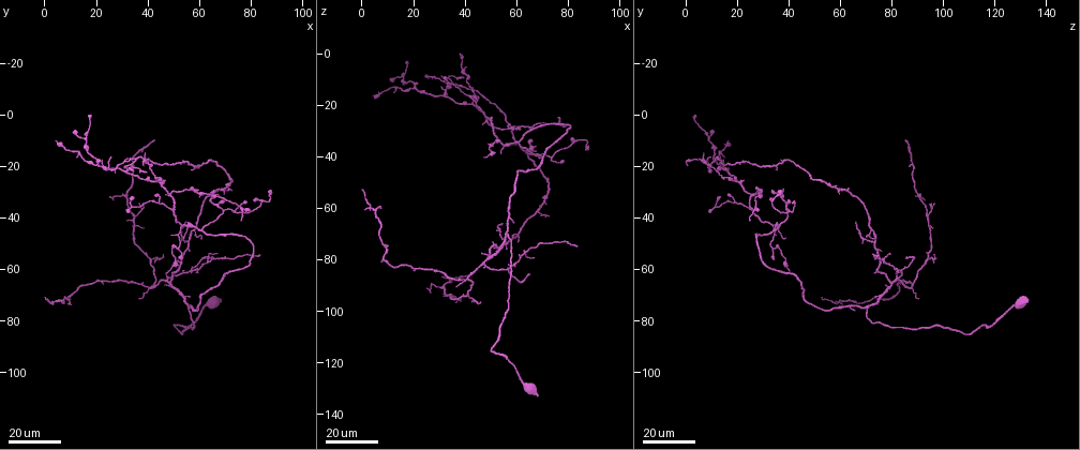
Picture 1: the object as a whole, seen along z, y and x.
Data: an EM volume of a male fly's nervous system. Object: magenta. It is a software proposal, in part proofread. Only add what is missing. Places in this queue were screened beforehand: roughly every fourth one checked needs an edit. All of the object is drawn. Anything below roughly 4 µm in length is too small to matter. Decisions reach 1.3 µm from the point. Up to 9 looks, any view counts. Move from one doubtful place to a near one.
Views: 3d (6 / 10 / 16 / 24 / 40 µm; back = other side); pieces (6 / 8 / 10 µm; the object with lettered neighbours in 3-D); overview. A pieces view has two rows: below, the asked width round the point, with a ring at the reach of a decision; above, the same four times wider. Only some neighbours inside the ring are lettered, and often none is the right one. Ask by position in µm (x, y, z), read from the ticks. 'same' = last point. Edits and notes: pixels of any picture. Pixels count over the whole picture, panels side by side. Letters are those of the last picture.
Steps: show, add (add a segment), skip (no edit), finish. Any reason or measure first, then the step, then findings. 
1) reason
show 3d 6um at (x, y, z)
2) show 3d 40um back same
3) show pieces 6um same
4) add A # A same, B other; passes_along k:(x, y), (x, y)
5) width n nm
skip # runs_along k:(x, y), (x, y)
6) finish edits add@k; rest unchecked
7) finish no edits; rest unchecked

an open end
show 3d 16um at (55, 42, 65)

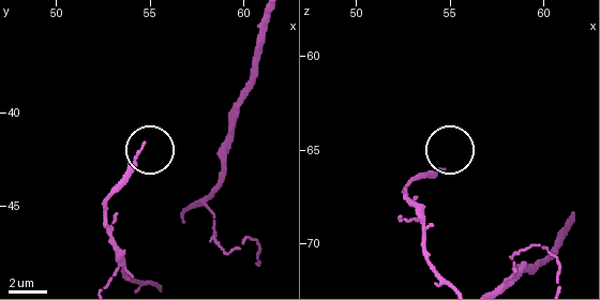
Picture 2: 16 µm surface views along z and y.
show pieces 10um at (54.8, 41.7, 66.1)

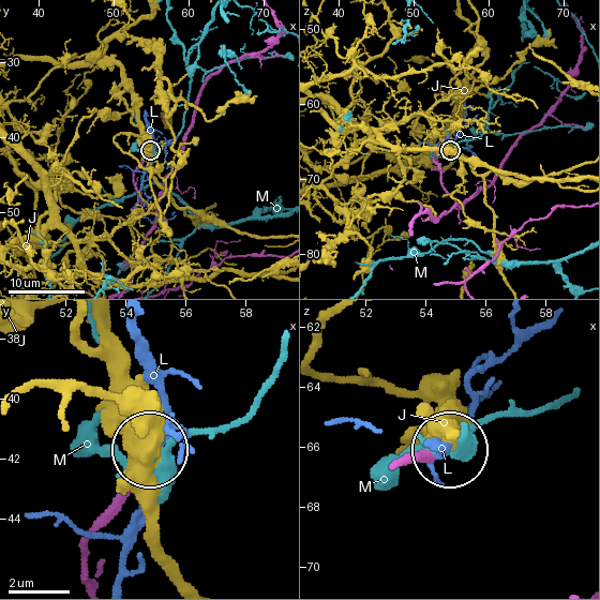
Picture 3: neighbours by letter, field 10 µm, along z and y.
skip # J other, L other, M other; no lettered segment goes on from it

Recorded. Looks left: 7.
an open end
show 3d 24um at (68, 28, 38)

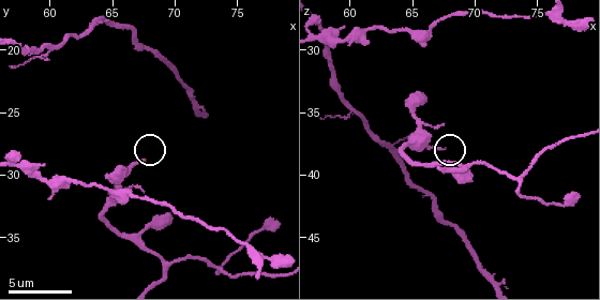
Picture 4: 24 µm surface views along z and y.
show pieces 10um at (67.4, 29.0, 38.0)

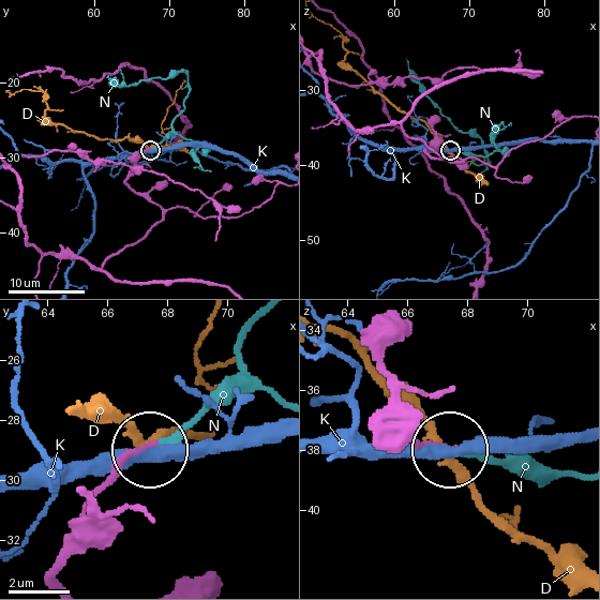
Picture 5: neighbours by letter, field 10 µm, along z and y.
add N # D other, K other, N same; passes_along 5:(383, 438), (466, 446), (521, 469); the neuron continues

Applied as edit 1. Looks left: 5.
show overview

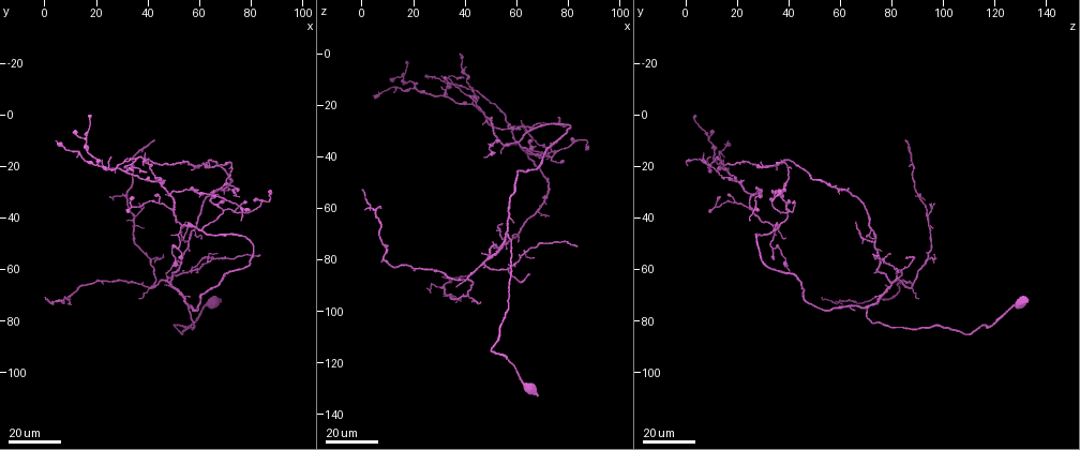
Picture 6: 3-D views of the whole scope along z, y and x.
free end
show 3d 24um at (42, 10, 86)

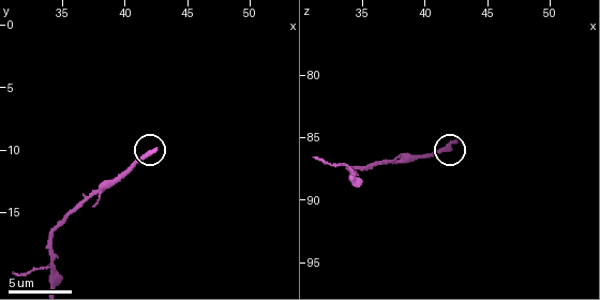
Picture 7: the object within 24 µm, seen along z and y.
show pieces 10um at (42.4, 10.2, 85.4)

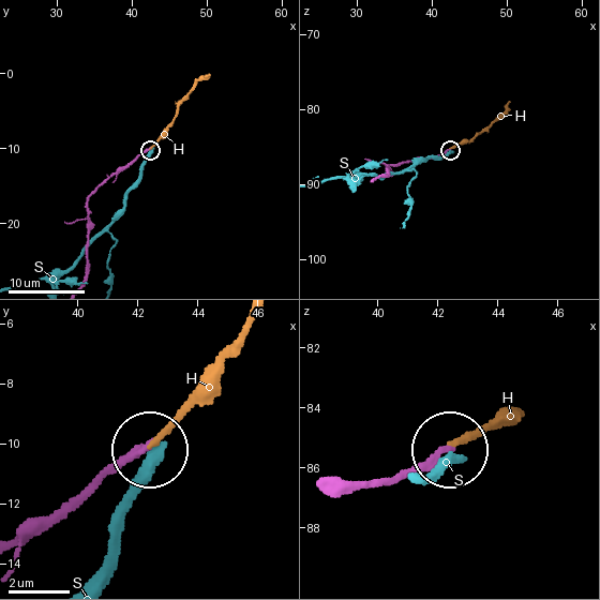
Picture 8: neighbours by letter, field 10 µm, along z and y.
width 180 nm
add H # H same, S other; passes_along 8:(66, 513), (146, 449), (243, 324); the neuron continues

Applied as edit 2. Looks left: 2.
finish edits add@5, add@8; rest unchecked

